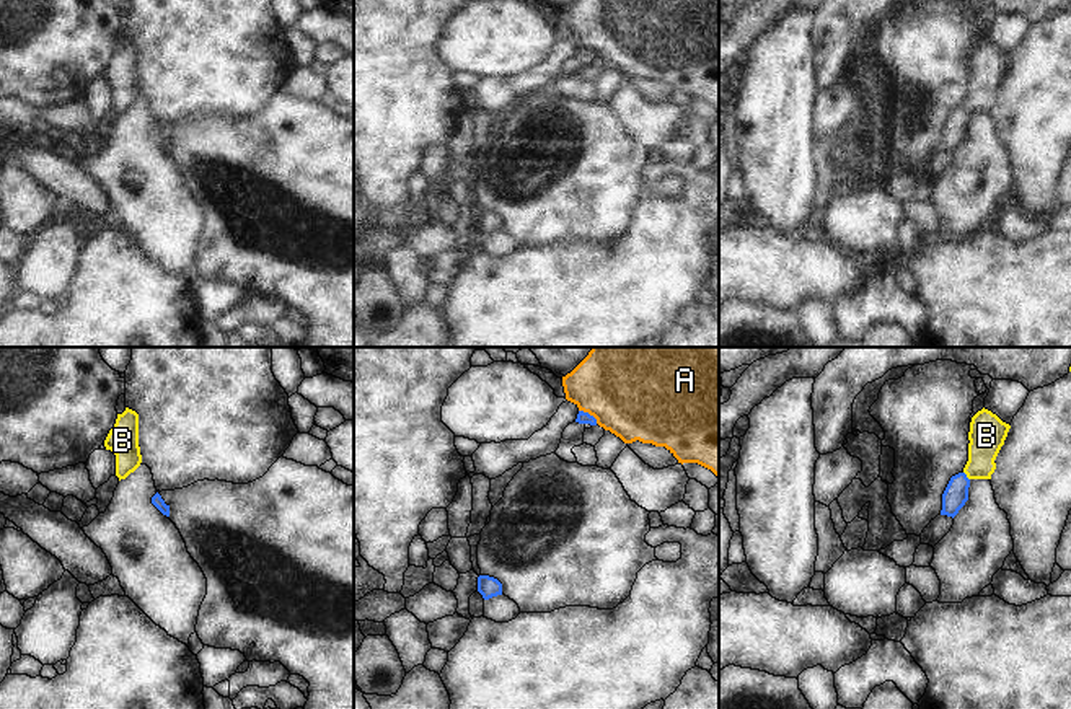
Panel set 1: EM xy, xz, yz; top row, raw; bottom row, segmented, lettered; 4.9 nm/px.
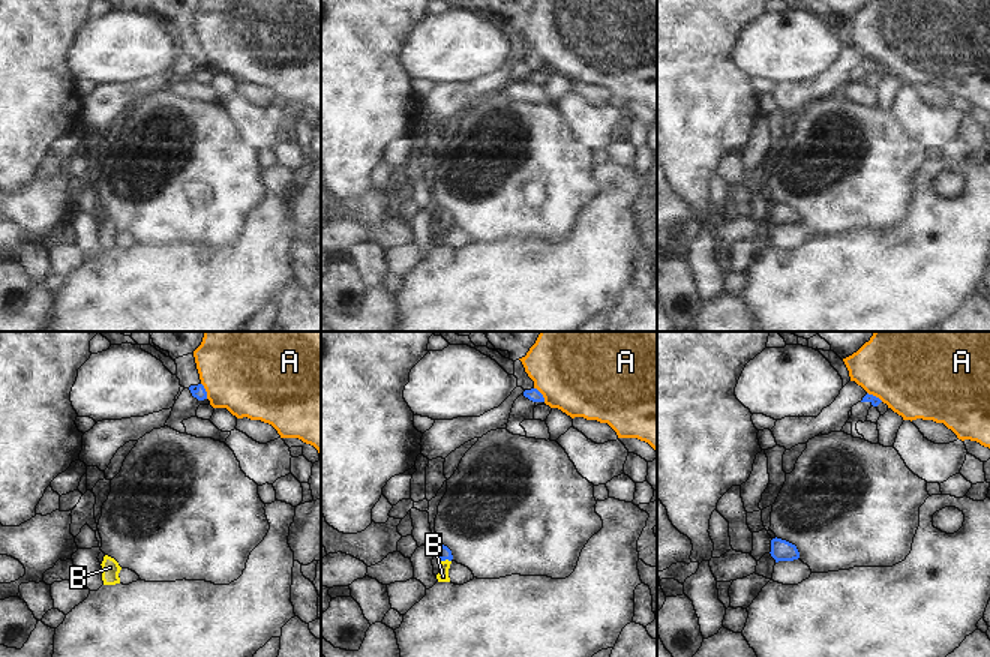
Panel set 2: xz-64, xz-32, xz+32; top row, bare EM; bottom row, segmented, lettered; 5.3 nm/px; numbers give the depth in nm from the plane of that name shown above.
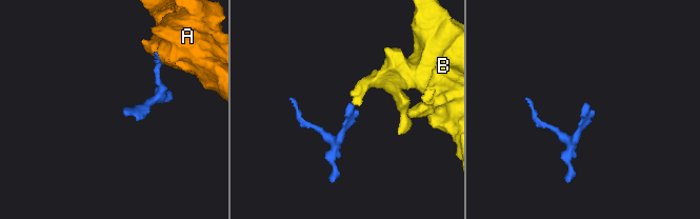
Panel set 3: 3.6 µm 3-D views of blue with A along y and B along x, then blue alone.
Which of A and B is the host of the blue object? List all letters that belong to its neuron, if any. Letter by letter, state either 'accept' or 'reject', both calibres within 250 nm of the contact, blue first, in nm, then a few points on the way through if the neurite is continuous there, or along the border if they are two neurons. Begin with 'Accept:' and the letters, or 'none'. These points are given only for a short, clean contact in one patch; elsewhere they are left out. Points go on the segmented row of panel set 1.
Accept: B
A: reject | 60/480 nm | along xz (579, 409), (590, 414), (597, 422)
B: accept | 120/180 nm | across yz (956, 494), (957, 486), (965, 476), (980, 462), (987, 435)

